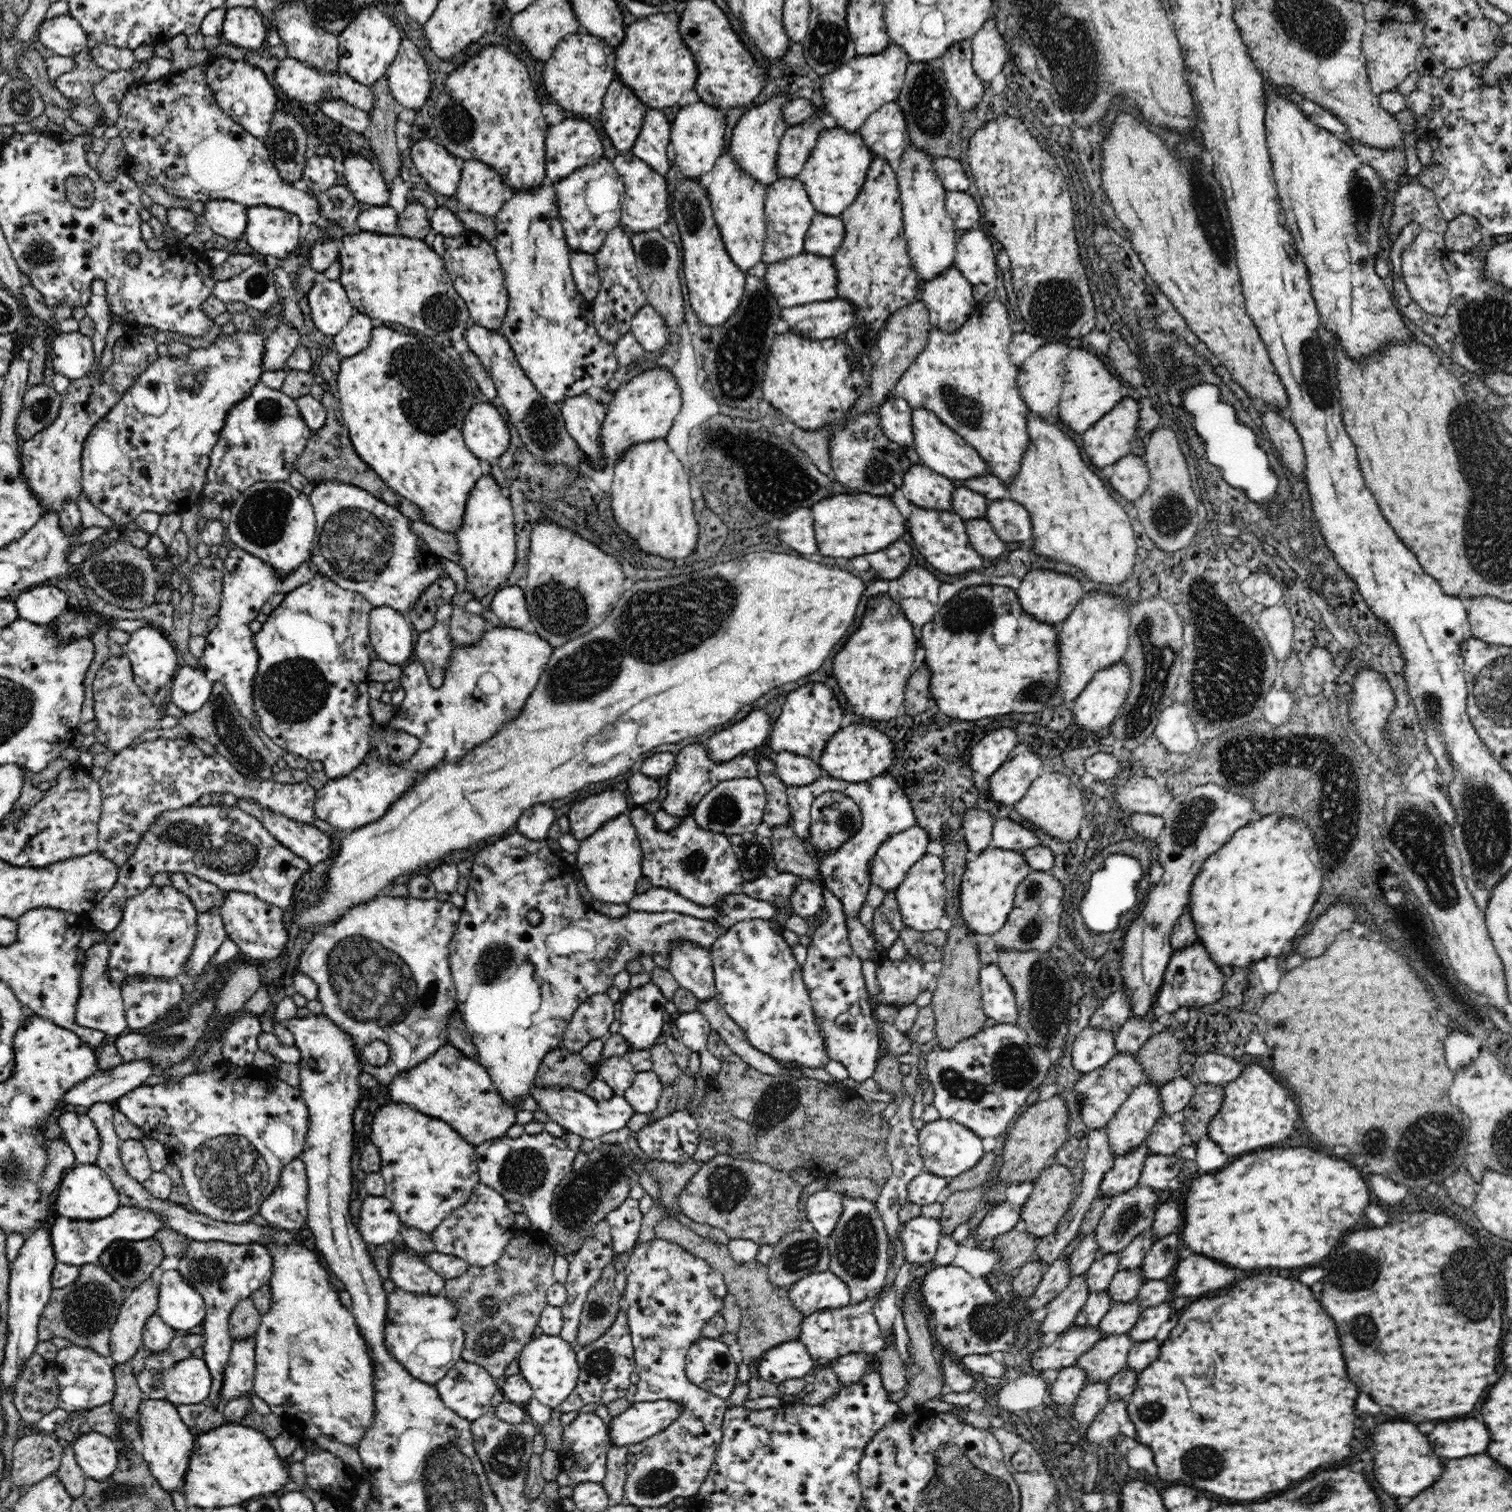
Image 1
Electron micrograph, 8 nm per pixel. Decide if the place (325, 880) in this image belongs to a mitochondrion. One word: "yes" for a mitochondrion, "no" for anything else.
no

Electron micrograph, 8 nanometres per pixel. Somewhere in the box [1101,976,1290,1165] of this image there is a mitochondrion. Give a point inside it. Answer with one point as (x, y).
(1280, 1025)

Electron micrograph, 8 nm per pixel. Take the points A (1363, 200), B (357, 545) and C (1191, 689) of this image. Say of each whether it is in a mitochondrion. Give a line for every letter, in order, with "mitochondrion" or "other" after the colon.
A: mitochondrion
B: mitochondrion
C: mitochondrion

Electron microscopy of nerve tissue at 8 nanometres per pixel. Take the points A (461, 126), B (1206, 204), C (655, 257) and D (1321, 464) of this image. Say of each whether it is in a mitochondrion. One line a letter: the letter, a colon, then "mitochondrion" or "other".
A: mitochondrion
B: mitochondrion
C: mitochondrion
D: other

